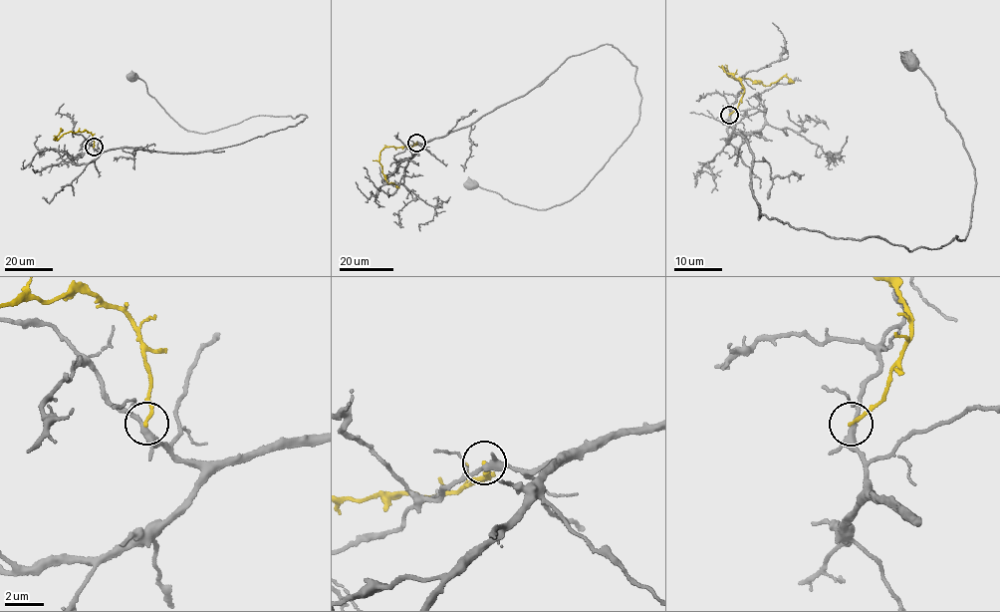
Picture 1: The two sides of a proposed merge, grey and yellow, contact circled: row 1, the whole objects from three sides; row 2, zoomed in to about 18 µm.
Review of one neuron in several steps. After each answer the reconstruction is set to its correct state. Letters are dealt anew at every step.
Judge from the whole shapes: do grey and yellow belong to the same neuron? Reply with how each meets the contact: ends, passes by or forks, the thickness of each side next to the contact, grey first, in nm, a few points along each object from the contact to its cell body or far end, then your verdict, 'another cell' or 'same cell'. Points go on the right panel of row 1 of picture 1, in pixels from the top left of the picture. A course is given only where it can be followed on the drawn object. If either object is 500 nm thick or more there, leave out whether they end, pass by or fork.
grey forks; yellow ends; calibres 240 and 170 nm; course grey (729, 115), (754, 155), (762, 216), (837, 238), (937, 249), (966, 236), (975, 169), (929, 80), (909, 60); course yellow (729, 114), (737, 109), (744, 90), (721, 66), (735, 79), (759, 80), (767, 86), (784, 77), (795, 82); another cell

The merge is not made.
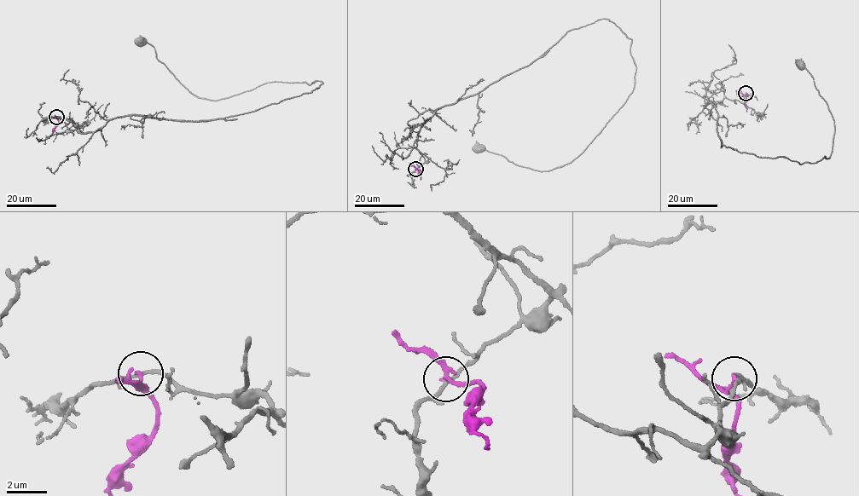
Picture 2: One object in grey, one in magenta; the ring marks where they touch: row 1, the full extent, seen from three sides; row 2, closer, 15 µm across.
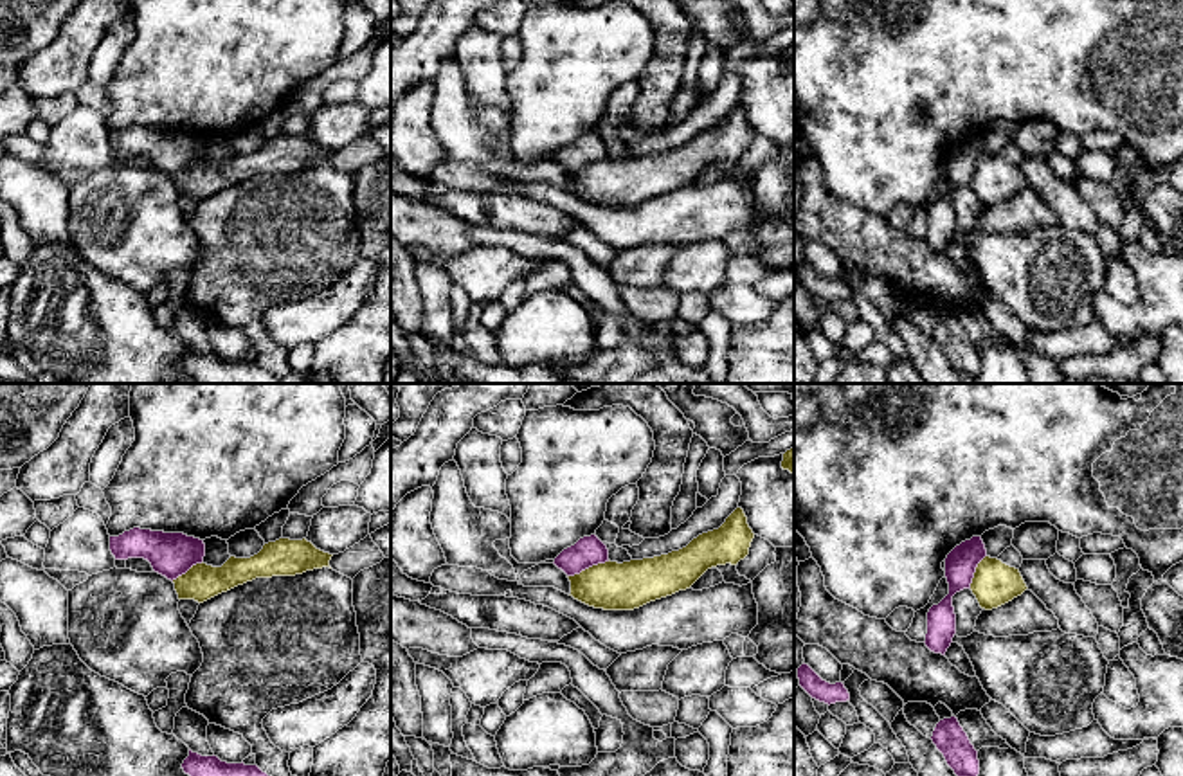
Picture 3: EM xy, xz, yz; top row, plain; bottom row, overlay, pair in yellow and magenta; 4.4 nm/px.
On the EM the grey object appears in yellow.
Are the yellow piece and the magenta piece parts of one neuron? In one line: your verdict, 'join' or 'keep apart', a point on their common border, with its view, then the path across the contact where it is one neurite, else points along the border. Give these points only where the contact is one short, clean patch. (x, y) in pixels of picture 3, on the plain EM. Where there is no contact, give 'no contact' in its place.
keep apart; contact xz (589, 164); border xz (609, 157), (568, 173)

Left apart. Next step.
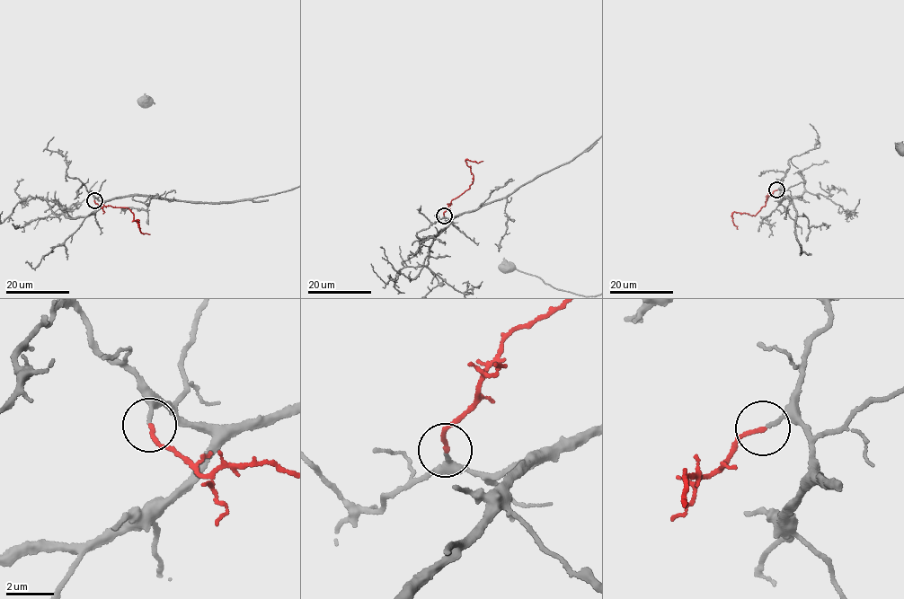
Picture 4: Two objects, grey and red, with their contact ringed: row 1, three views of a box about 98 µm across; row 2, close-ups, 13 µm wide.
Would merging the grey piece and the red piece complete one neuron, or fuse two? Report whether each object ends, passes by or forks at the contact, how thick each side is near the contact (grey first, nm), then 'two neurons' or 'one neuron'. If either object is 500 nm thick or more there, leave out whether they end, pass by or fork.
grey ends | red ends | 140/180 nm | one neuron

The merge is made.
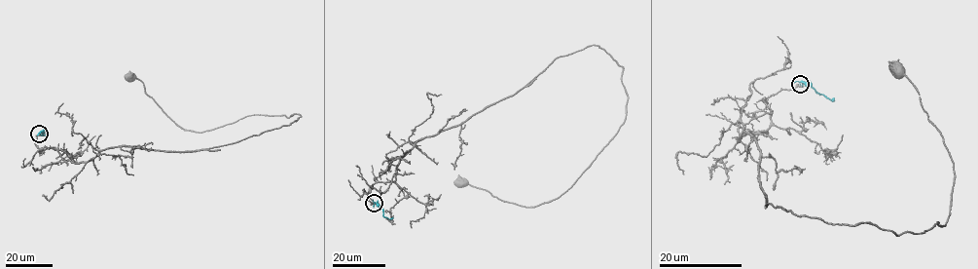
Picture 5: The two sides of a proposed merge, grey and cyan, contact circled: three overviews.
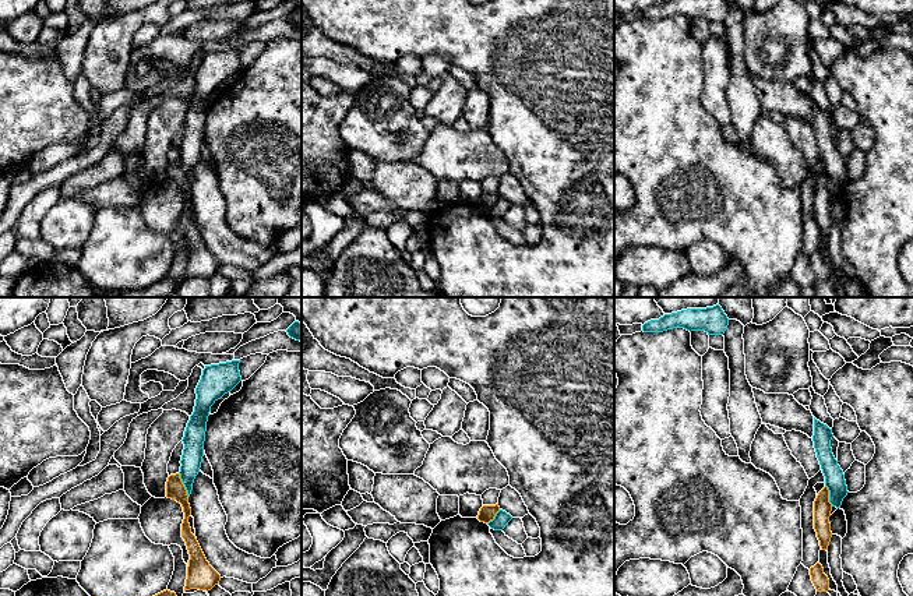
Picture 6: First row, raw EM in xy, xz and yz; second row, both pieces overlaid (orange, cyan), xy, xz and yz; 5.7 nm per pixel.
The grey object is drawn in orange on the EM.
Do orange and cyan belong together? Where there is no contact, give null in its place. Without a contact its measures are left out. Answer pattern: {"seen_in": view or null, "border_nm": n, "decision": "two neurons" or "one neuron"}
{"seen_in": "xy", "border_nm": 160, "decision": "two neurons"}

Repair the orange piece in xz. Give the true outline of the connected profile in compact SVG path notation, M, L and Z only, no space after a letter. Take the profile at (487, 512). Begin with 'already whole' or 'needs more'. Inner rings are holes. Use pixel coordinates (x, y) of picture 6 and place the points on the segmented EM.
already whole | M498 504L496 505L483 505L479 511L477 519L480 522L489 523L494 519L496 514L500 511Z

